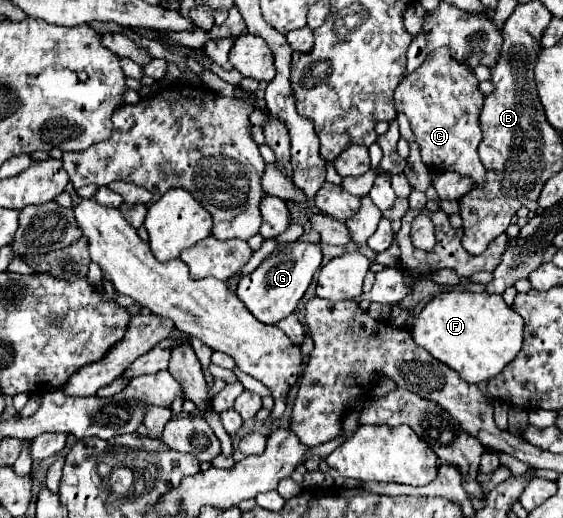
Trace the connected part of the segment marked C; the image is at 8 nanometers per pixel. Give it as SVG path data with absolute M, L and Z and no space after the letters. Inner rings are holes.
M433 52L433 56L427 56L427 60L413 74L403 78L395 90L395 106L399 112L407 114L427 168L453 170L471 176L475 184L485 180L485 168L477 156L483 100L485 96L479 92L479 82L473 72L453 62L449 52Z

